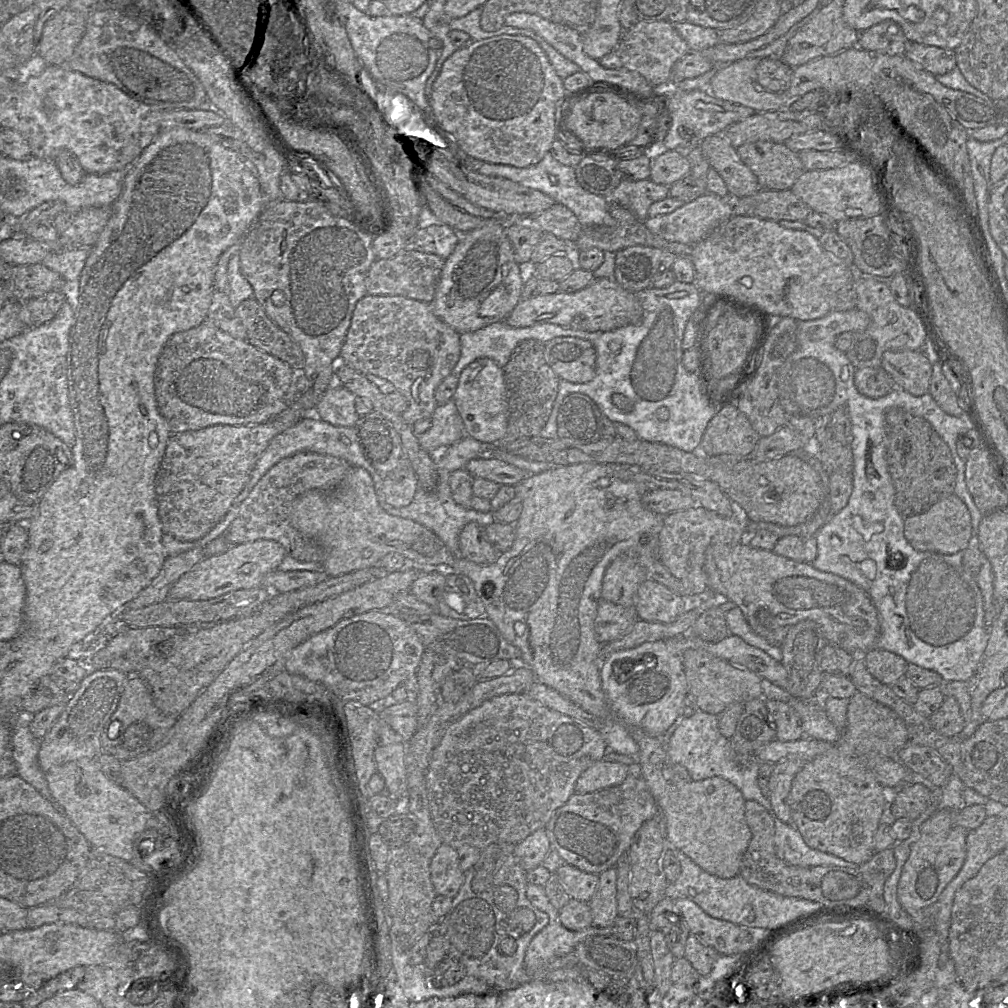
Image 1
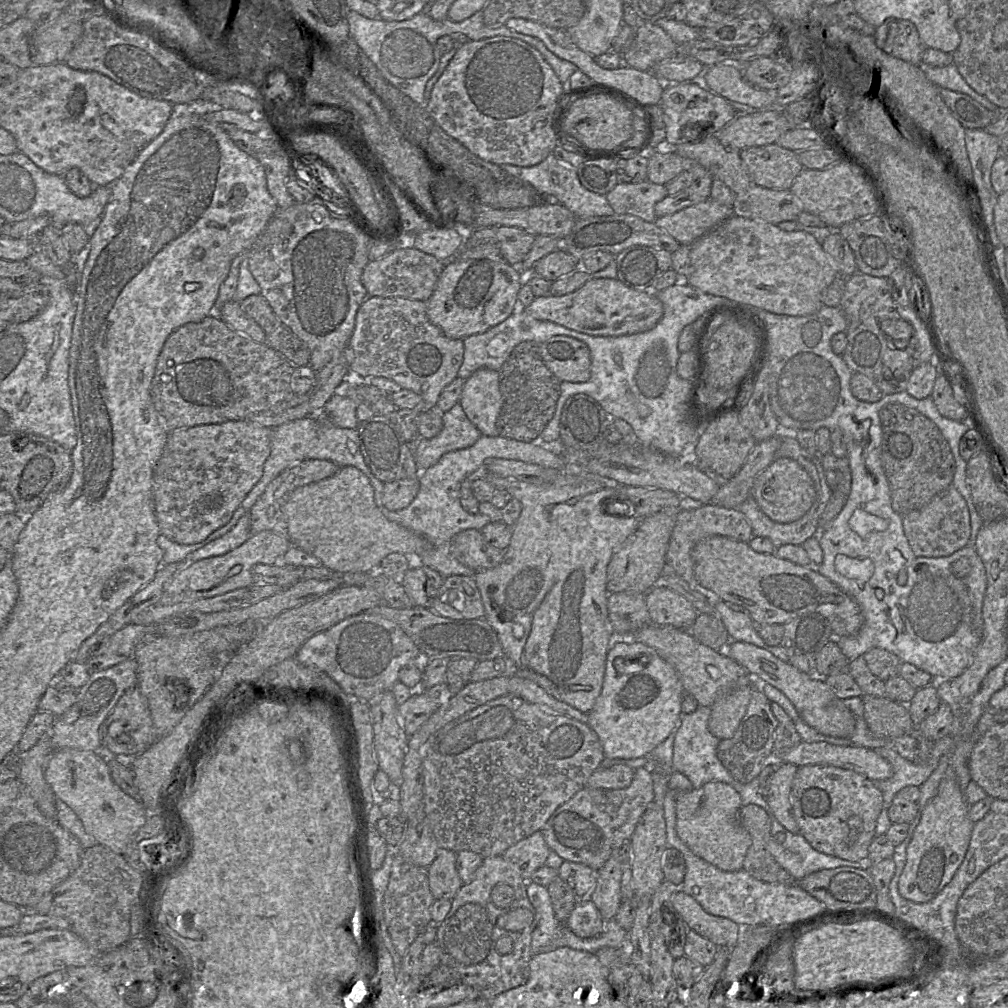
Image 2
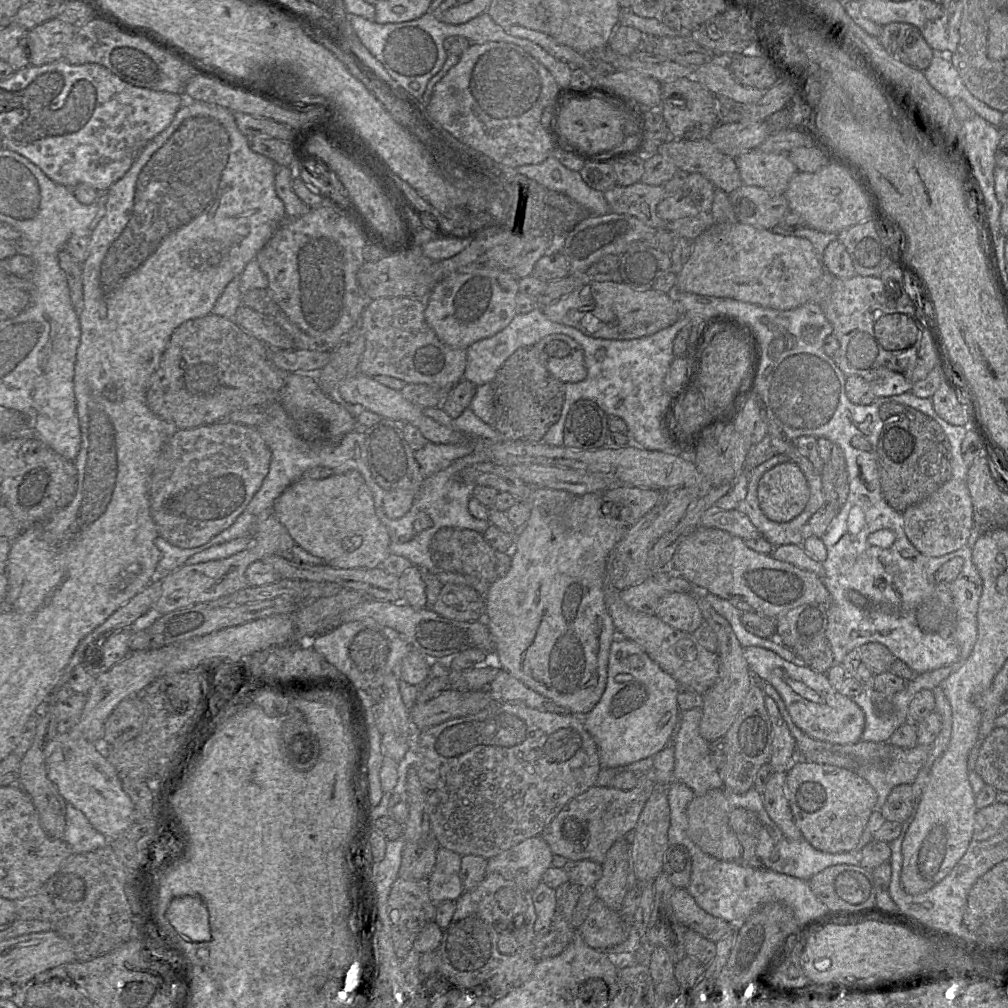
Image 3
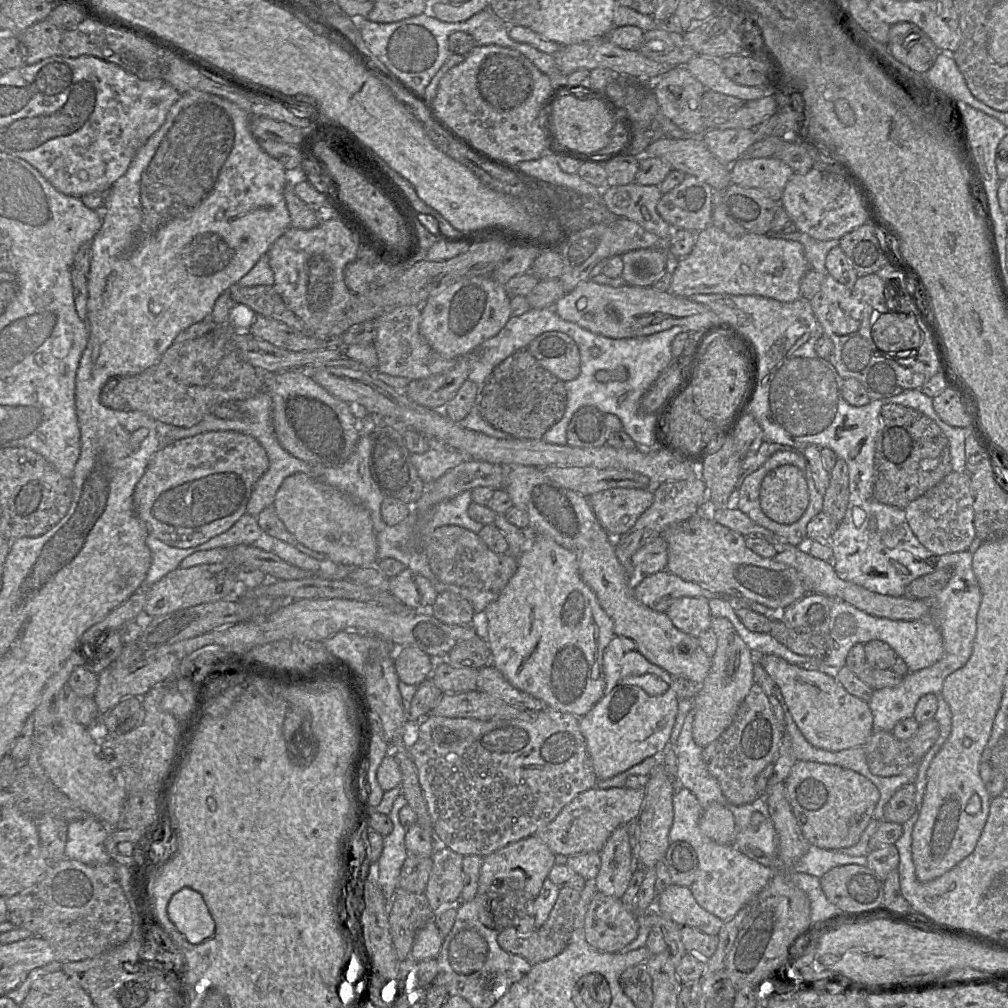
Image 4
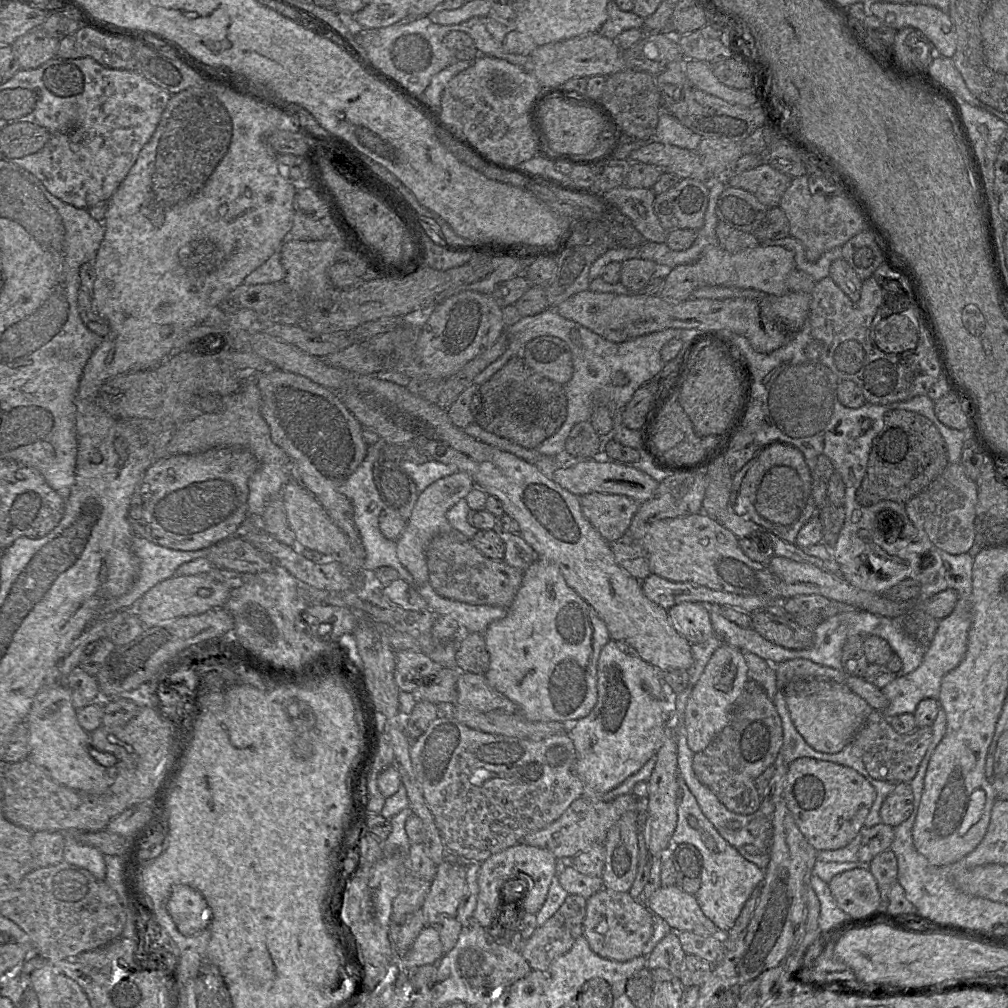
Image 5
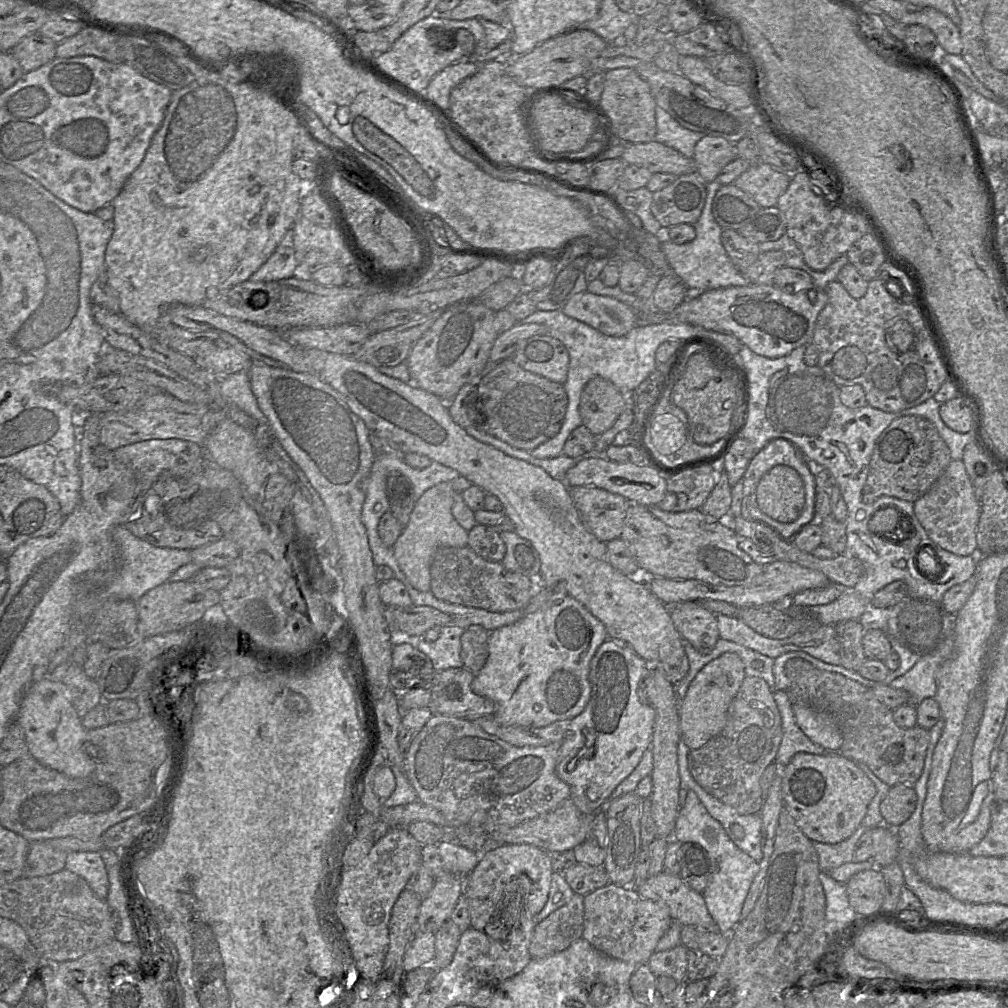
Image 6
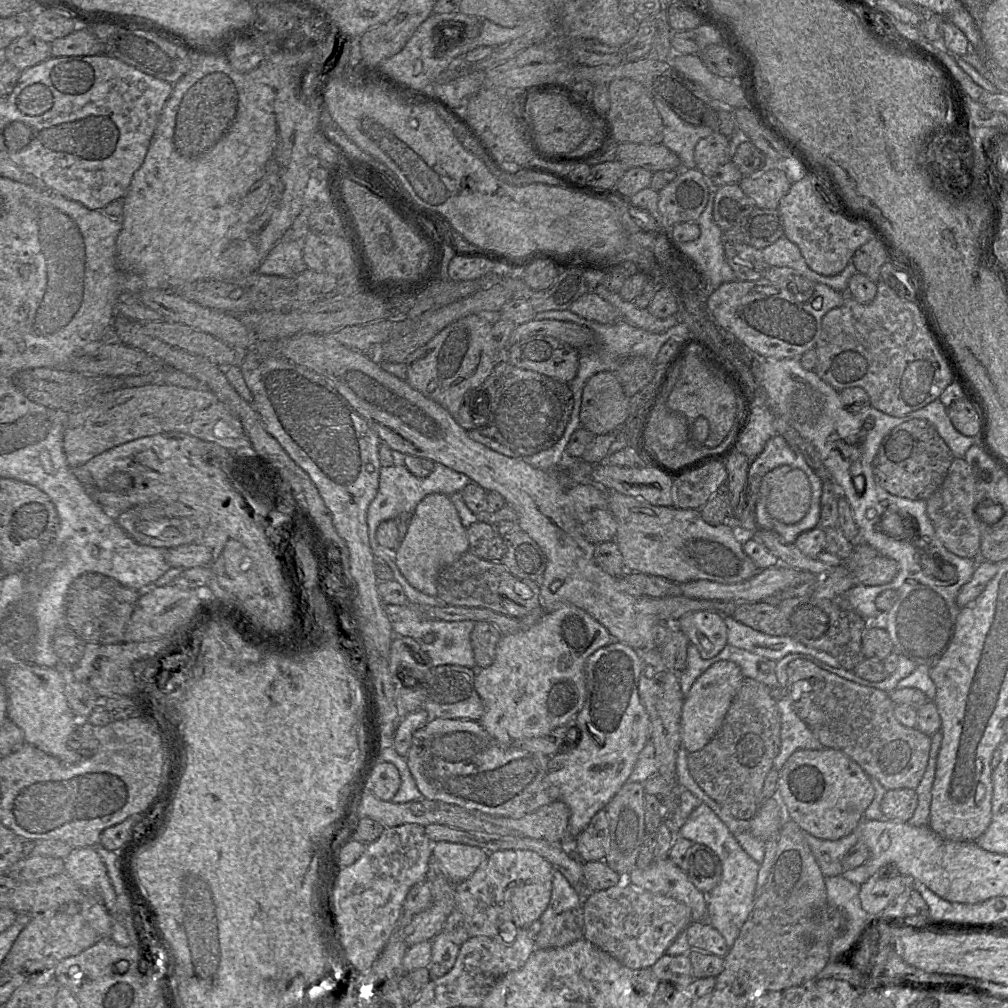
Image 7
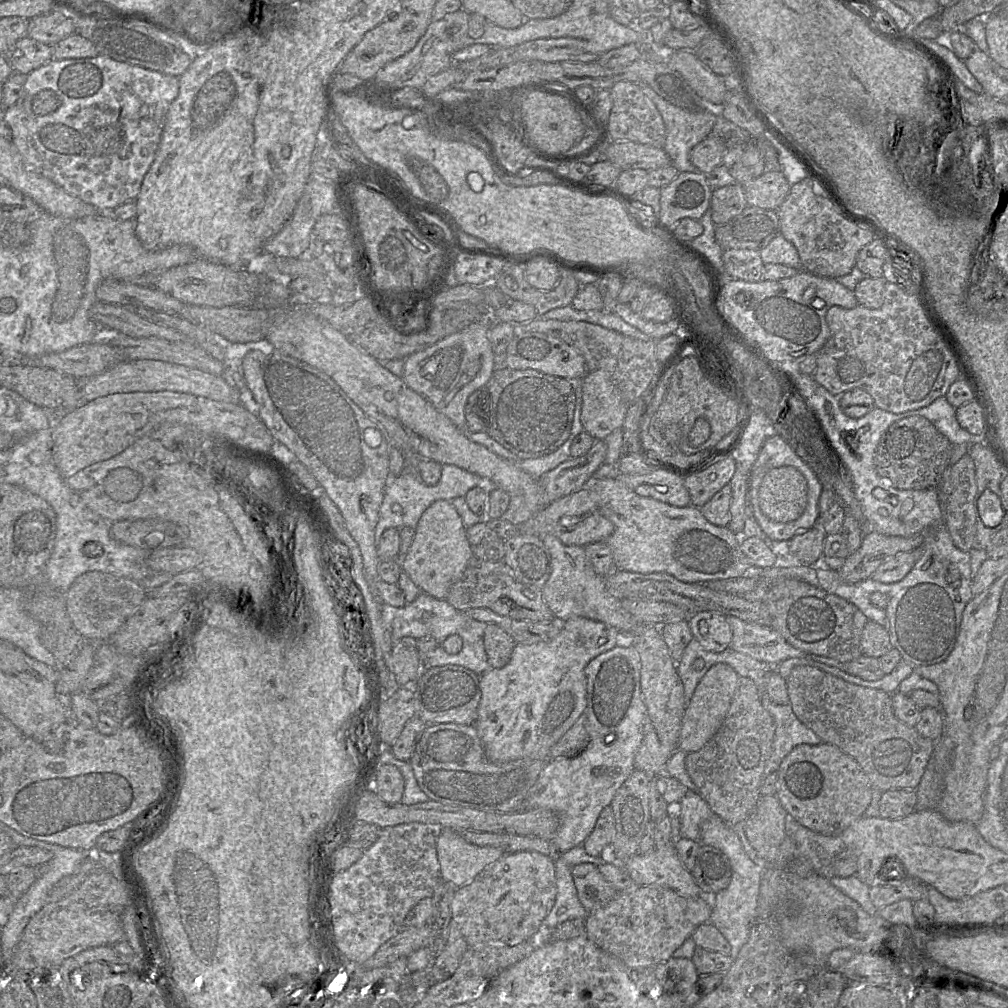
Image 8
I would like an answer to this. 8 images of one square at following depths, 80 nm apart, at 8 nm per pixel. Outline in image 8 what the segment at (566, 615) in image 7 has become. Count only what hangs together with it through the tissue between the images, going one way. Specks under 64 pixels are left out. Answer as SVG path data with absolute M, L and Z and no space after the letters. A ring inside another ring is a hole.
M571 617L562 623L562 629L560 633L552 640L535 644L516 644L509 662L504 667L499 669L488 669L482 675L480 675L479 686L481 690L481 699L478 705L477 719L474 725L483 744L487 759L494 763L502 763L518 759L548 760L551 747L565 734L565 732L575 723L577 718L579 718L579 716L585 711L585 666L596 656L615 647L617 645L617 635L617 629L603 622L587 619L584 617Z

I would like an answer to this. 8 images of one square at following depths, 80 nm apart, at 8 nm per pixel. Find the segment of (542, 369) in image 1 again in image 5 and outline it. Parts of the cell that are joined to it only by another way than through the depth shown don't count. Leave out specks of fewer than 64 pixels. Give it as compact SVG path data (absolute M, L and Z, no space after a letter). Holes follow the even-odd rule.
M515 356L478 387L480 416L475 423L487 432L508 439L524 448L535 449L563 424L567 398L563 385L529 368L523 358Z

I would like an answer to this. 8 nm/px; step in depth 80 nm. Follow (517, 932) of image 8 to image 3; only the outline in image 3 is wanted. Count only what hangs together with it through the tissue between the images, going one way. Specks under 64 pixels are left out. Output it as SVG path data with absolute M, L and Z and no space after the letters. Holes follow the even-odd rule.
M541 835L526 838L487 859L486 874L499 873L525 891L532 892L543 873L552 867L553 853Z

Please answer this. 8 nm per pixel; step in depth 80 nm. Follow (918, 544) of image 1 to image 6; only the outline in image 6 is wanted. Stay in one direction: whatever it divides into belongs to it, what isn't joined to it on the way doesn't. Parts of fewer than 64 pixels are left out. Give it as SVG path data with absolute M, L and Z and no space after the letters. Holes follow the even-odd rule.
M951 460L931 488L914 502L914 513L931 540L944 550L969 556L977 548L980 503L961 460Z

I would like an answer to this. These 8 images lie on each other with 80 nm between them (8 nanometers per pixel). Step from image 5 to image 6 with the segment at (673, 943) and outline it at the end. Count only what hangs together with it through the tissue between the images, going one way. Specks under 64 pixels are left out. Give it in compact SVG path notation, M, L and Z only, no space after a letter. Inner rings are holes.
M680 944L670 950L654 952L647 965L656 976L667 975L679 983L686 983L688 948Z

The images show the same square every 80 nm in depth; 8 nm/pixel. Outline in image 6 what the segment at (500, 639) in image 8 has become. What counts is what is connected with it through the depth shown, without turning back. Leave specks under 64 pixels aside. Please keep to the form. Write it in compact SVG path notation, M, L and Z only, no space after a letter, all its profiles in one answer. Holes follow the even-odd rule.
M472 625L461 636L460 657L463 667L476 674L488 659L489 631L480 625Z

